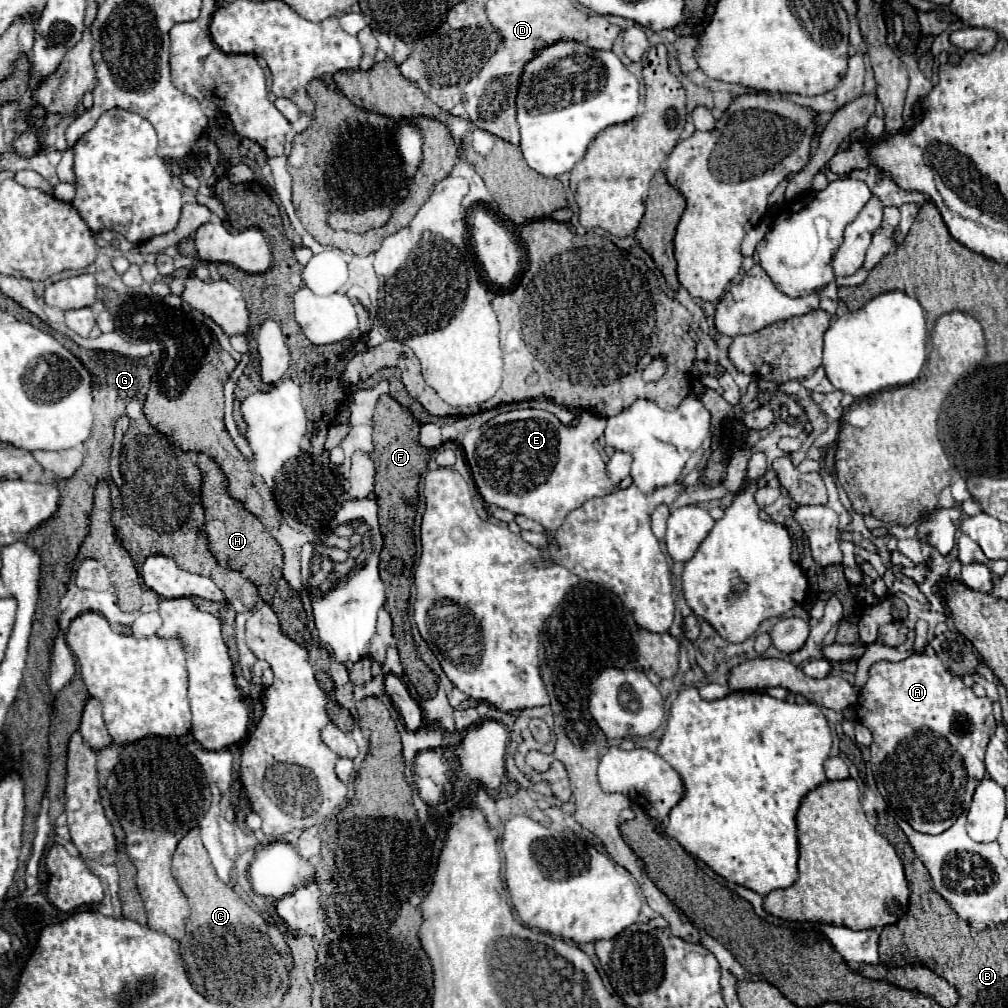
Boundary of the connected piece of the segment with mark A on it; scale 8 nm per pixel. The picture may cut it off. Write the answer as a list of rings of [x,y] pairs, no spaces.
[[[911,654],[909,658],[901,660],[901,662],[877,662],[869,668],[869,680],[867,684],[861,688],[861,694],[859,694],[859,702],[857,702],[857,716],[859,716],[859,722],[865,724],[871,732],[873,732],[873,744],[871,744],[871,770],[873,770],[873,776],[875,776],[875,782],[877,782],[877,788],[881,792],[881,796],[885,798],[889,810],[893,810],[899,818],[907,820],[917,832],[923,832],[923,834],[941,834],[945,832],[947,828],[953,826],[953,822],[961,816],[963,810],[969,808],[971,804],[971,796],[979,784],[979,780],[985,778],[985,750],[987,750],[987,742],[989,742],[989,736],[995,732],[995,718],[993,718],[993,702],[985,696],[985,698],[979,698],[973,694],[971,688],[967,688],[963,684],[961,678],[957,676],[951,676],[941,660],[937,656],[927,656],[927,654]]]

